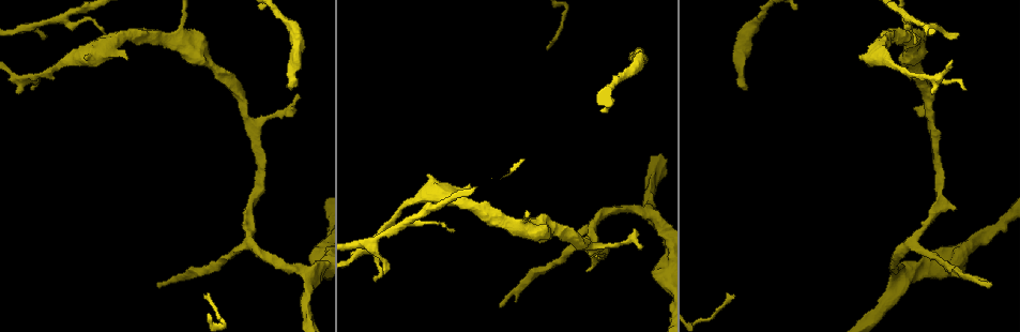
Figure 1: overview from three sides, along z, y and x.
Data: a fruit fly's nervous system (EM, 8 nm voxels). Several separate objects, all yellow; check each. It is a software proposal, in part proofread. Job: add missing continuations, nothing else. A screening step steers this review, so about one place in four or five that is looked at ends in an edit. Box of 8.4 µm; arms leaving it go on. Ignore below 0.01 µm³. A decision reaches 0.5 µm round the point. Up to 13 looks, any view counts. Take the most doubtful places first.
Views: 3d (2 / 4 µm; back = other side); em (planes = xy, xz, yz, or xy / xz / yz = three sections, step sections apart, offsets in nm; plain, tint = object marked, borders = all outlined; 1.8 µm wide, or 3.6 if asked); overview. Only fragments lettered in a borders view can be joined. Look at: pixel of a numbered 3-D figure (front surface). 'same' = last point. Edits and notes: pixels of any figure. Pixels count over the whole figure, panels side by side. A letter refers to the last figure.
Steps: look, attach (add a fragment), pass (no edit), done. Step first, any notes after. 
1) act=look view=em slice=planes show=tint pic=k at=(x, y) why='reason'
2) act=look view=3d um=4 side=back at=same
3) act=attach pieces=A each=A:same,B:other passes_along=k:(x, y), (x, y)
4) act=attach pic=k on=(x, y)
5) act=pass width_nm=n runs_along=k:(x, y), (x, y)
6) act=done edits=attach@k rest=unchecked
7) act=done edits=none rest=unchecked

act=look view=3d um=2 pic=1 at=(746, 90) why='long arm stops here'

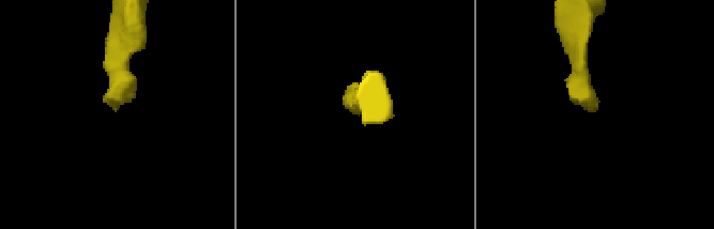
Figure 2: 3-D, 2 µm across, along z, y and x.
act=look view=em slice=yz step=4 show=borders pic=2 at=(353, 109)

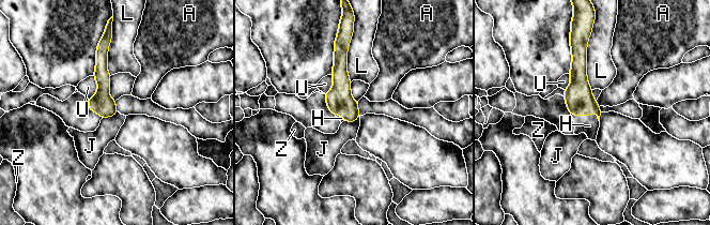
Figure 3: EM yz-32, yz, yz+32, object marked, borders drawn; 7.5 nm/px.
act=attach pieces=H each=A:other,H:same,J:other,L:other,U:other,Z:other passes_along=3:(579, 96), (587, 116), (589, 125) found='the cell continues'

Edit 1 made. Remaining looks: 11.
act=look view=overview why='redraw'

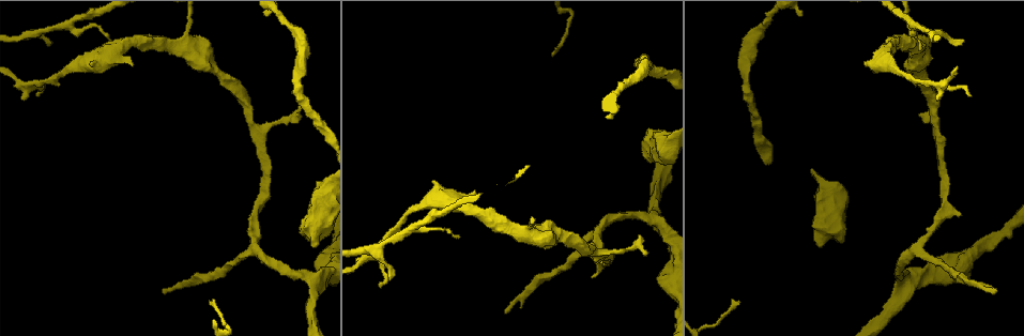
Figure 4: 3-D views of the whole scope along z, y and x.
act=look view=em slice=xz step=16 show=borders pic=4 at=(315, 247) why='thick end'

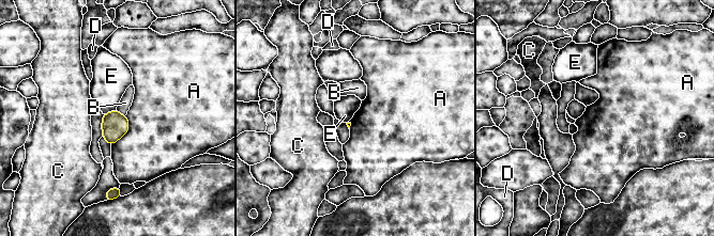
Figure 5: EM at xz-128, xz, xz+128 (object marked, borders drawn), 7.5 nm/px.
act=look view=em slice=planes show=borders at=same

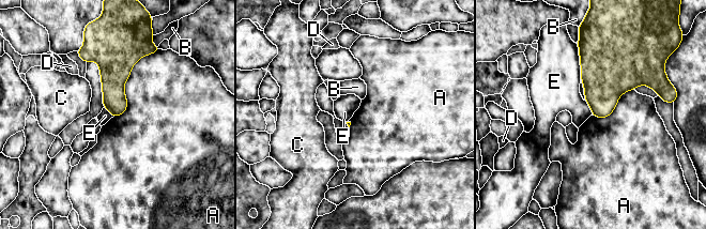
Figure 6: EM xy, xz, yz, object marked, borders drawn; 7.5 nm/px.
act=pass each=A:other,B:other,C:other,D:other,E:other found='none of them fits'

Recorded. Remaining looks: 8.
act=look view=em slice=planes show=tint pic=4 at=(993, 291) why='long arm stops here'

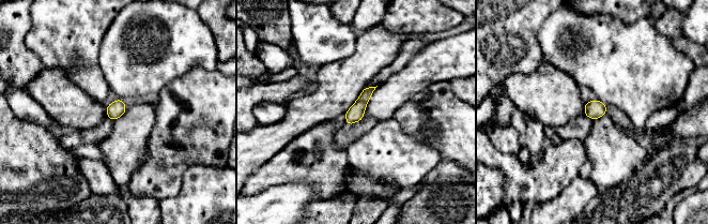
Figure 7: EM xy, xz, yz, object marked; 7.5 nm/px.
act=look view=em slice=planes show=borders at=same

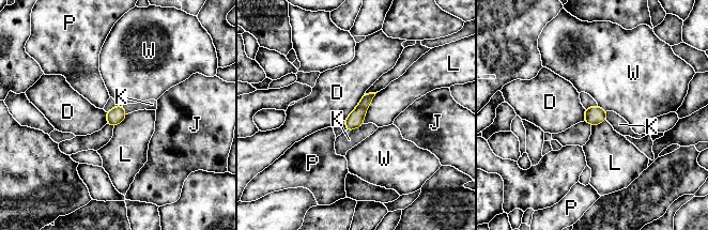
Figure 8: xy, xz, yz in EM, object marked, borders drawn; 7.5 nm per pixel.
act=attach pieces=K each=D:other,J:other,K:same,L:other,P:other,W:other found='it goes on there'

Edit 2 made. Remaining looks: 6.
act=look view=overview

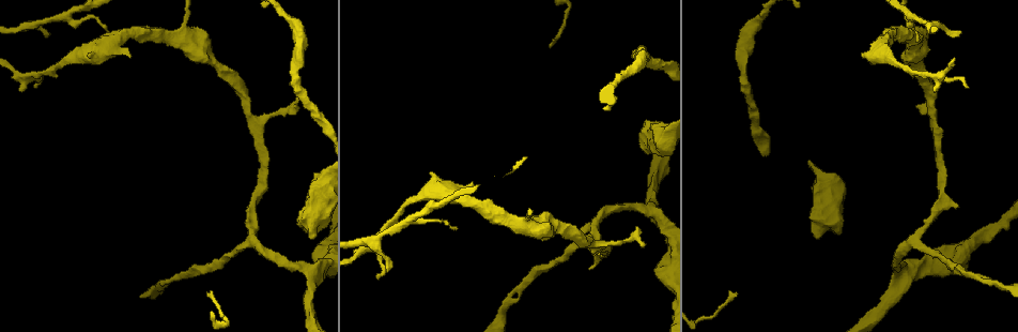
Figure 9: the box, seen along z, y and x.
act=look view=em slice=yz step=4 show=borders pic=9 at=(44, 33) why='tapers out'

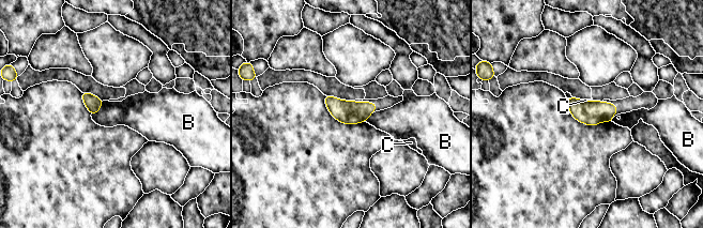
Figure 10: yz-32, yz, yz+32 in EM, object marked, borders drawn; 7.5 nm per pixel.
act=look view=em slice=planes show=borders at=same why='another direction'

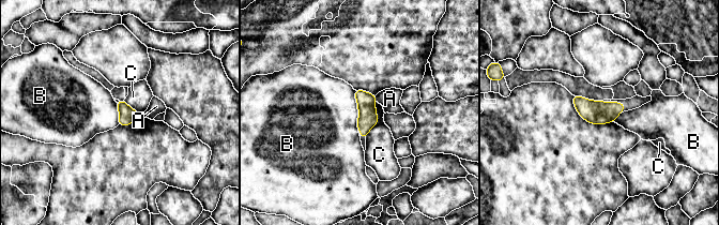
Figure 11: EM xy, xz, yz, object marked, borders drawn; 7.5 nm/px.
act=pass each=A:other,B:other,C:other border=11:(354, 90), (358, 130) found='no lettered fragment goes on from it'

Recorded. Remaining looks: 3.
act=look view=3d um=2 pic=9 at=(456, 230) why='branch stops here'

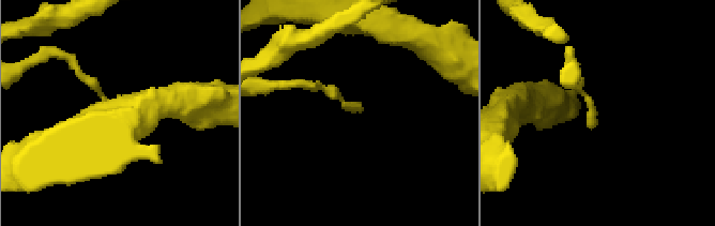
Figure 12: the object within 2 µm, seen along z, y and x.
act=look view=em slice=yz step=8 show=borders pic=12 at=(356, 110) why='now the EM'

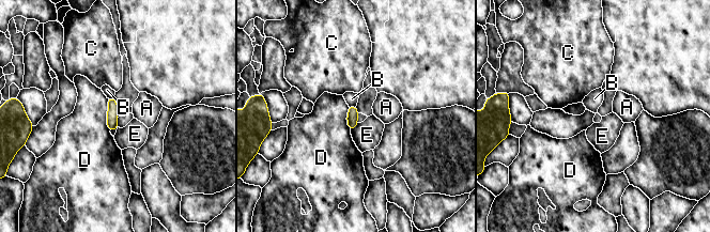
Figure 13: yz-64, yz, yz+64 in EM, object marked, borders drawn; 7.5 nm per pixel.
act=pass width_nm=80 each=A:other,B:other,C:other,D:other,E:other border=13:(358, 123), (351, 130) found='no lettered fragment goes on from it'

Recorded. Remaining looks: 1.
act=done edits=attach@3,attach@8 rest=unchecked

